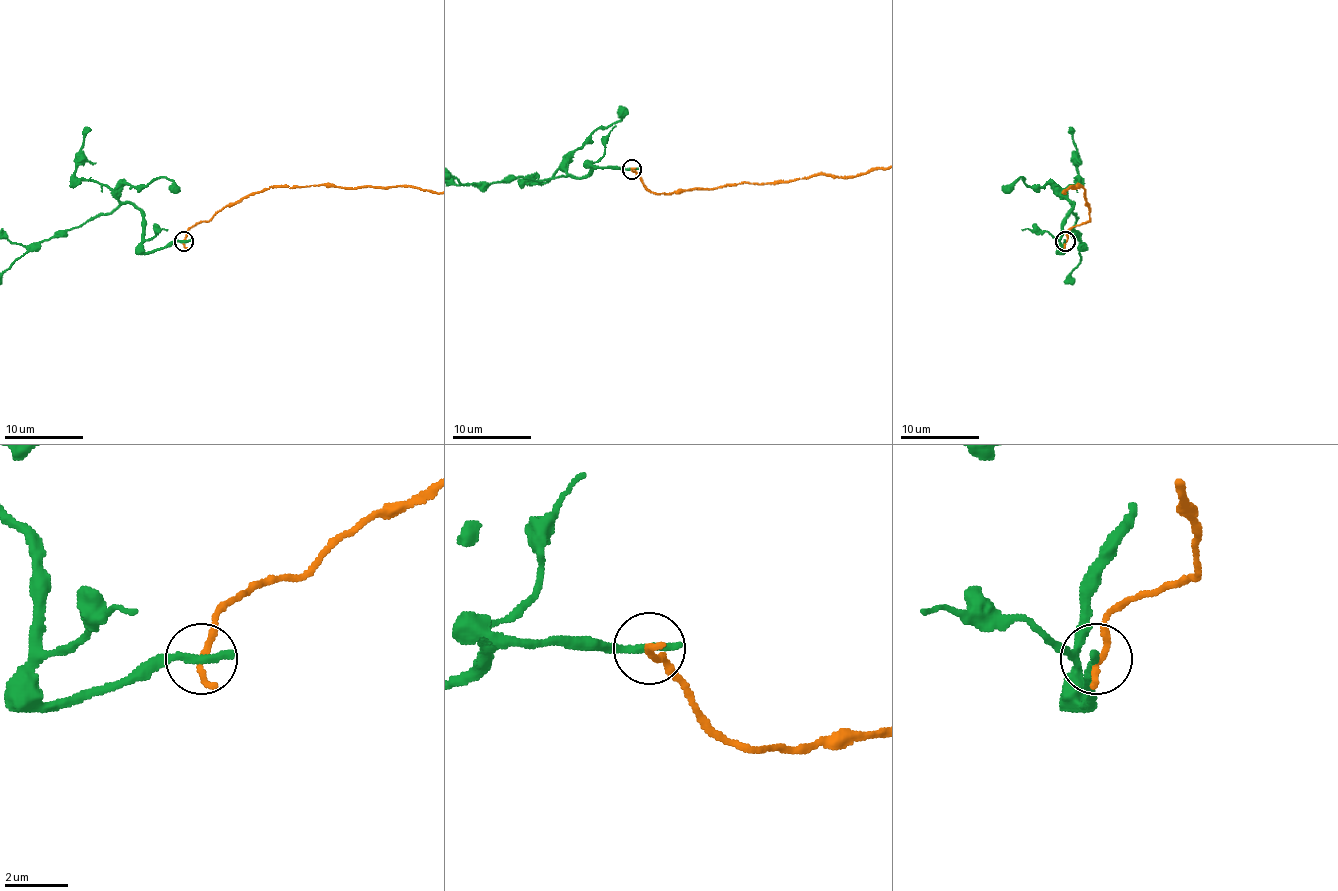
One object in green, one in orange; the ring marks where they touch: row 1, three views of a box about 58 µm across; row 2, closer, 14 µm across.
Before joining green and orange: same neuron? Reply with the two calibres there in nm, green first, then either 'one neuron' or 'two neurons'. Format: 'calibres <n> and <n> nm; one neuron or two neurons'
calibres 300 and 240 nm; two neurons

